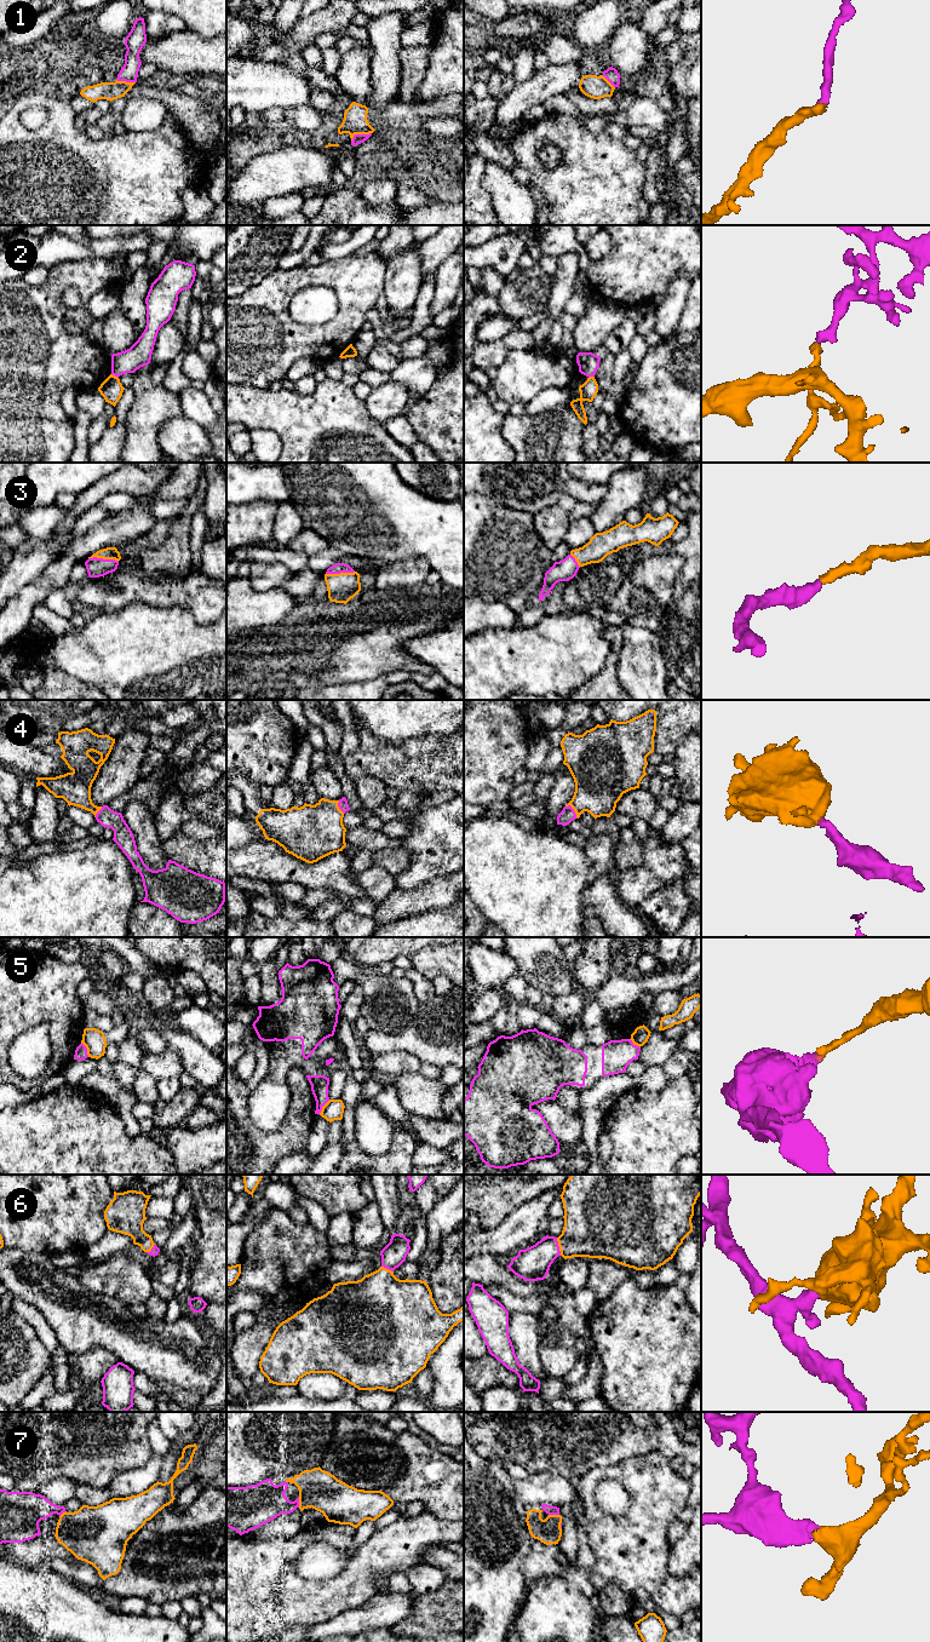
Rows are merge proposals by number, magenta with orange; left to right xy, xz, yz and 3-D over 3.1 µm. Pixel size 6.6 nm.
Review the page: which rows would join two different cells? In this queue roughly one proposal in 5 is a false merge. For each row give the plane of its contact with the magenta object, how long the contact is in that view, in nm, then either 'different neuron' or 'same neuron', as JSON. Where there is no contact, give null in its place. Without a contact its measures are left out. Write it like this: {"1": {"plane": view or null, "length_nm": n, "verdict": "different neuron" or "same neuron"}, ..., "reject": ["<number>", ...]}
{"1": {"plane": "xz", "length_nm": 150, "verdict": "different neuron"}, "2": {"plane": "xy", "length_nm": 60, "verdict": "different neuron"}, "3": {"plane": "xy", "length_nm": 200, "verdict": "same neuron"}, "4": {"plane": "yz", "length_nm": 120, "verdict": "same neuron"}, "5": {"plane": "xy", "length_nm": 110, "verdict": "different neuron"}, "6": {"plane": "yz", "length_nm": 120, "verdict": "same neuron"}, "7": {"plane": "xz", "length_nm": 70, "verdict": "same neuron"}, "reject": ["1", "2", "5"]}

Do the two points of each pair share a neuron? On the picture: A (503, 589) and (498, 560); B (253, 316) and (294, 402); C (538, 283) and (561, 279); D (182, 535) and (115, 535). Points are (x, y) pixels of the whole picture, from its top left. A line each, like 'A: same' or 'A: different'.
A: same
B: different
C: different
D: different

